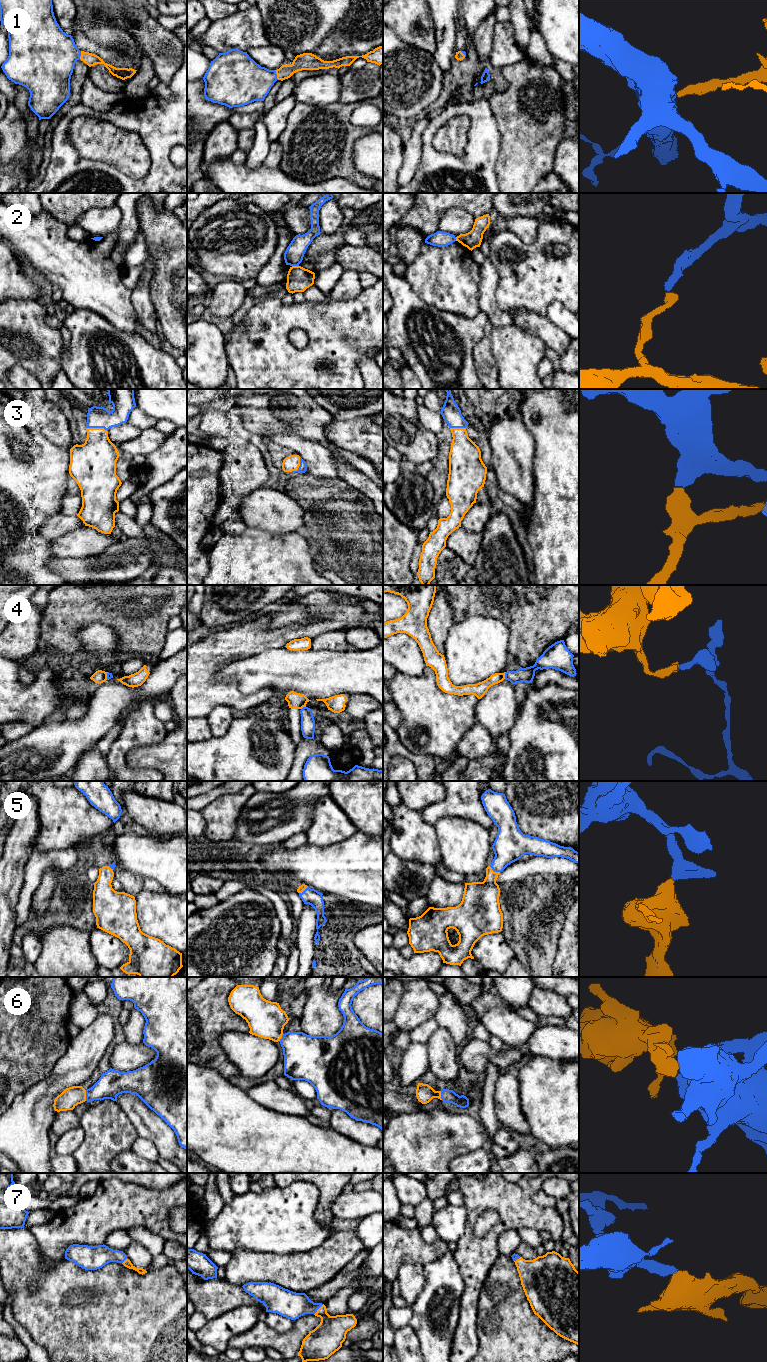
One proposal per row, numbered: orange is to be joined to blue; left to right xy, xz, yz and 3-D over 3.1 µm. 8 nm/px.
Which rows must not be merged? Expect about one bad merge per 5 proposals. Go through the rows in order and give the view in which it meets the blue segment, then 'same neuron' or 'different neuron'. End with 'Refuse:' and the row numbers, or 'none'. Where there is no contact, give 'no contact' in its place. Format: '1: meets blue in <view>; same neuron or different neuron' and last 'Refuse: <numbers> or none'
1: meets blue in xz; same neuron
2: meets blue in xz; different neuron
3: meets blue in xy; same neuron
4: meets blue in yz; different neuron
5: meets blue in yz; same neuron
6: meets blue in xy; same neuron
7: meets blue in xz; same neuron
Refuse: 2, 4

